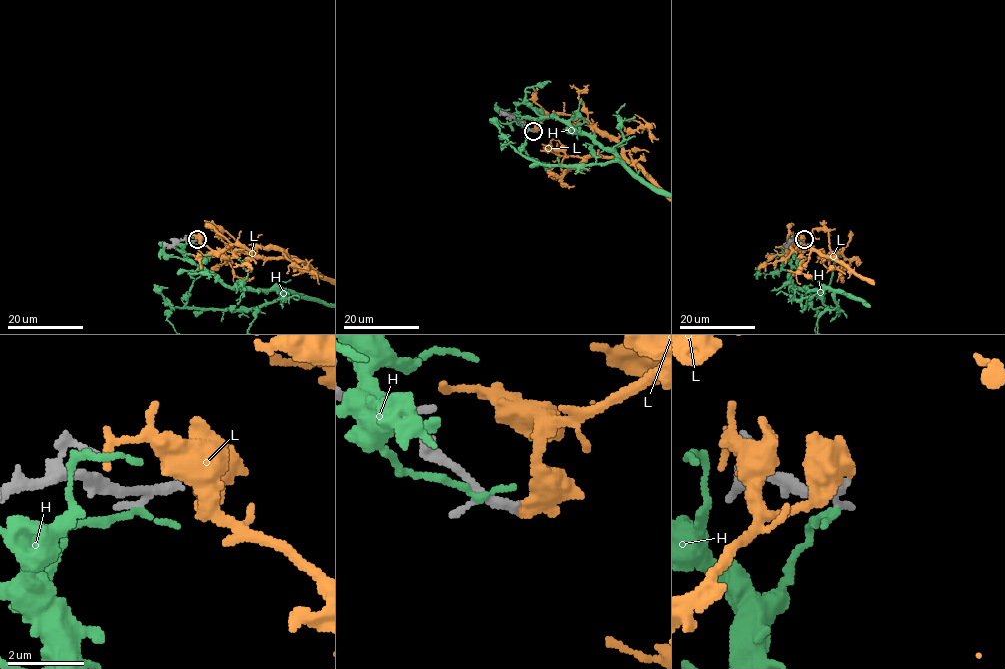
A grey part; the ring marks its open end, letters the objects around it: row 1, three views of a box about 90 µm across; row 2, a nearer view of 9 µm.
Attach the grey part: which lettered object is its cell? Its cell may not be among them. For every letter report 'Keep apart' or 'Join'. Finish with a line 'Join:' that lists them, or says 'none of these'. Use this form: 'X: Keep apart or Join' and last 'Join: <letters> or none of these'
H: Keep apart
L: Keep apart
Join: none of these

